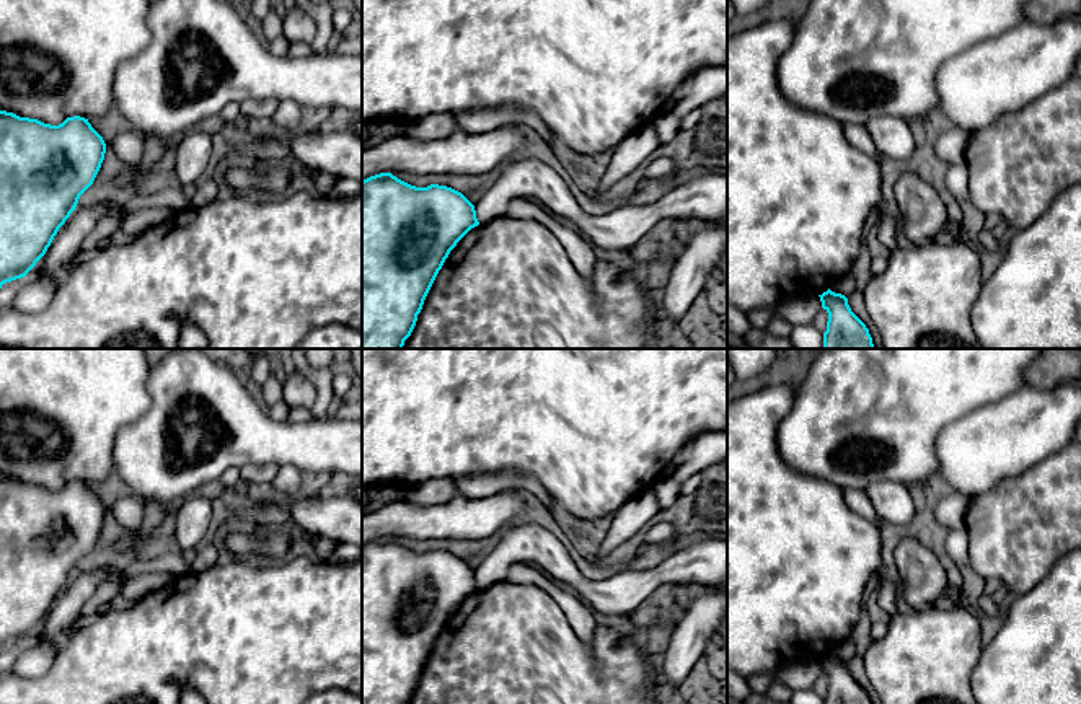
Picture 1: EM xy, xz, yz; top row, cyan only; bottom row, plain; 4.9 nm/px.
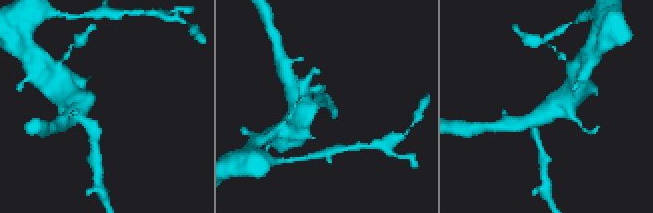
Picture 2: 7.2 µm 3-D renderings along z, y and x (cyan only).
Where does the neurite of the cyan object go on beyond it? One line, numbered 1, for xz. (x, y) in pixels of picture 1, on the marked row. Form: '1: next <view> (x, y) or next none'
1: next none

